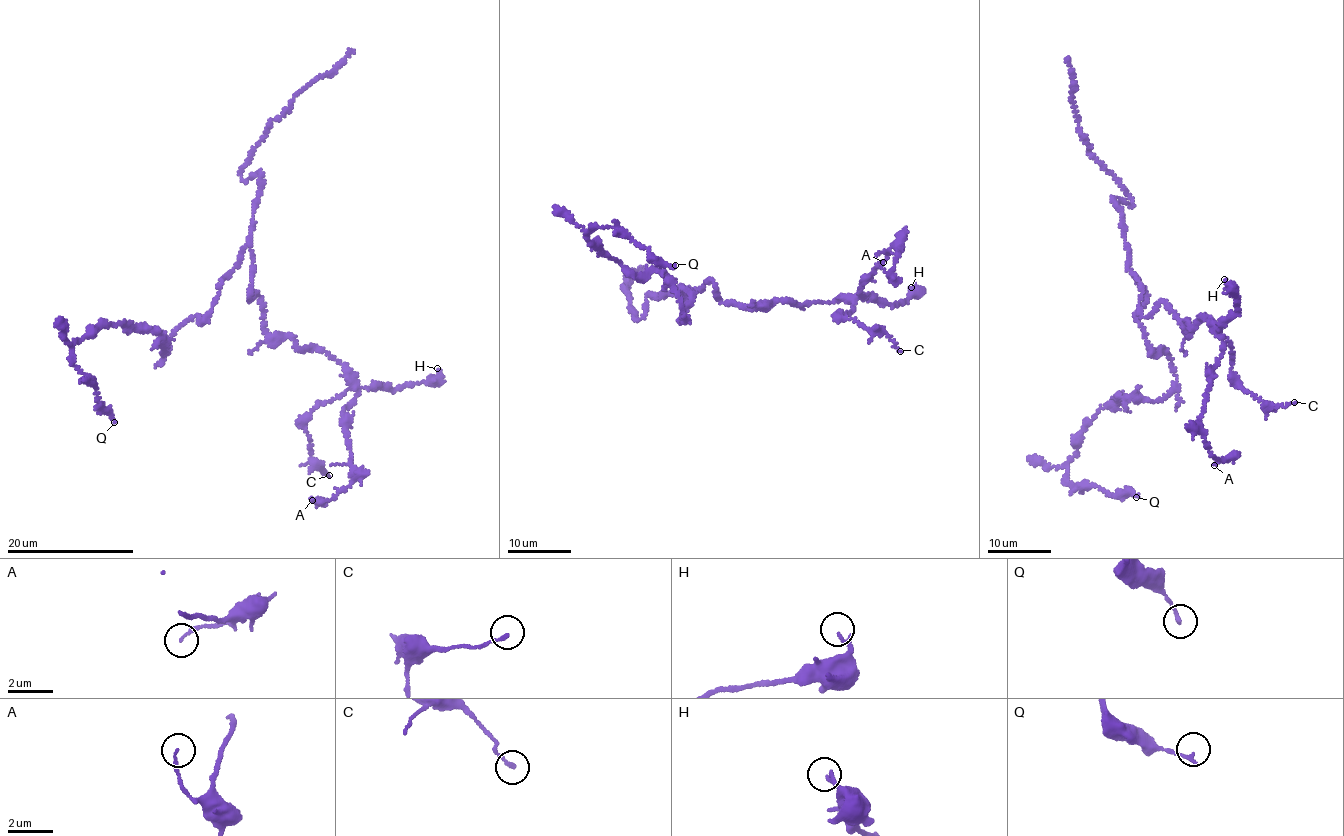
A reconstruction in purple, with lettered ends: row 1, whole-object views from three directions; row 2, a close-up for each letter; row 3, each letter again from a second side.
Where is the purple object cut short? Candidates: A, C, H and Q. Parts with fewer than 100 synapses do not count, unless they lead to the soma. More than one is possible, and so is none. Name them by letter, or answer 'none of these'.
none of these

